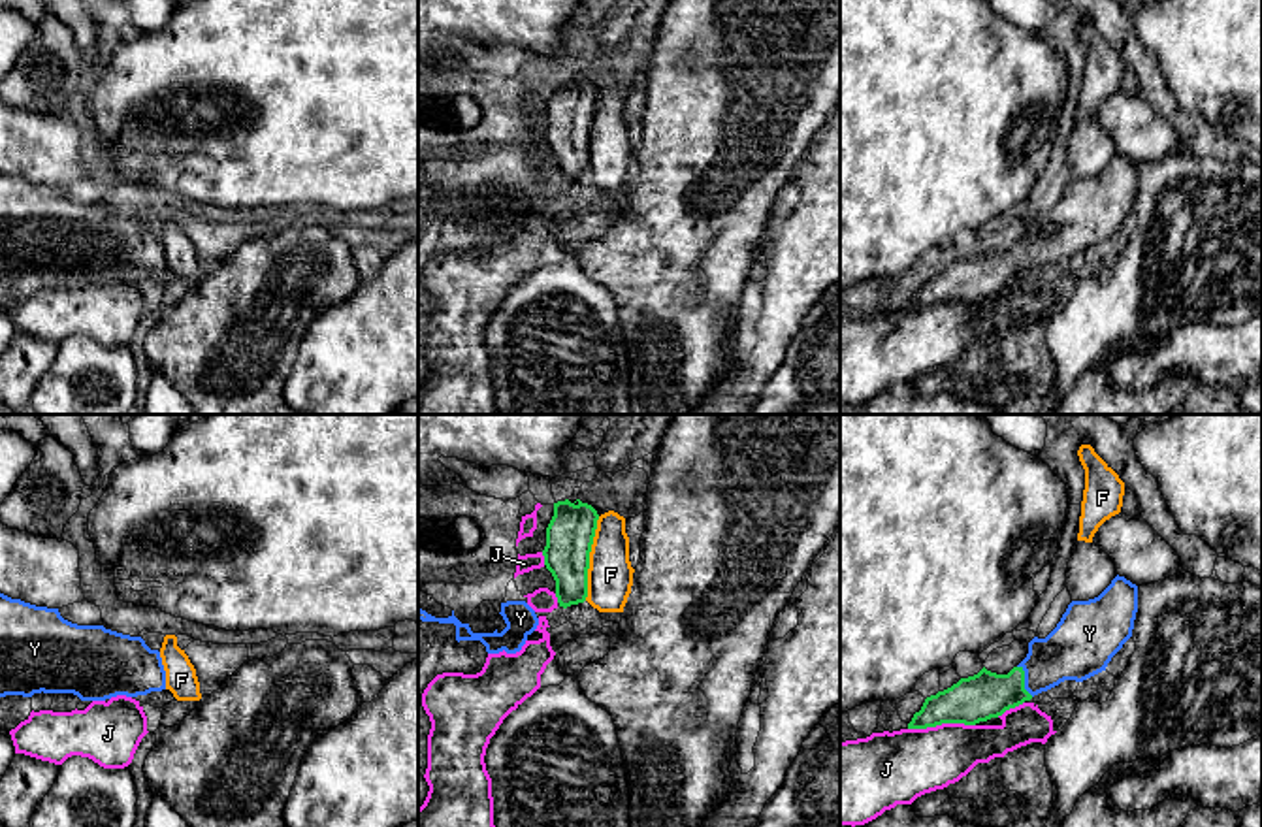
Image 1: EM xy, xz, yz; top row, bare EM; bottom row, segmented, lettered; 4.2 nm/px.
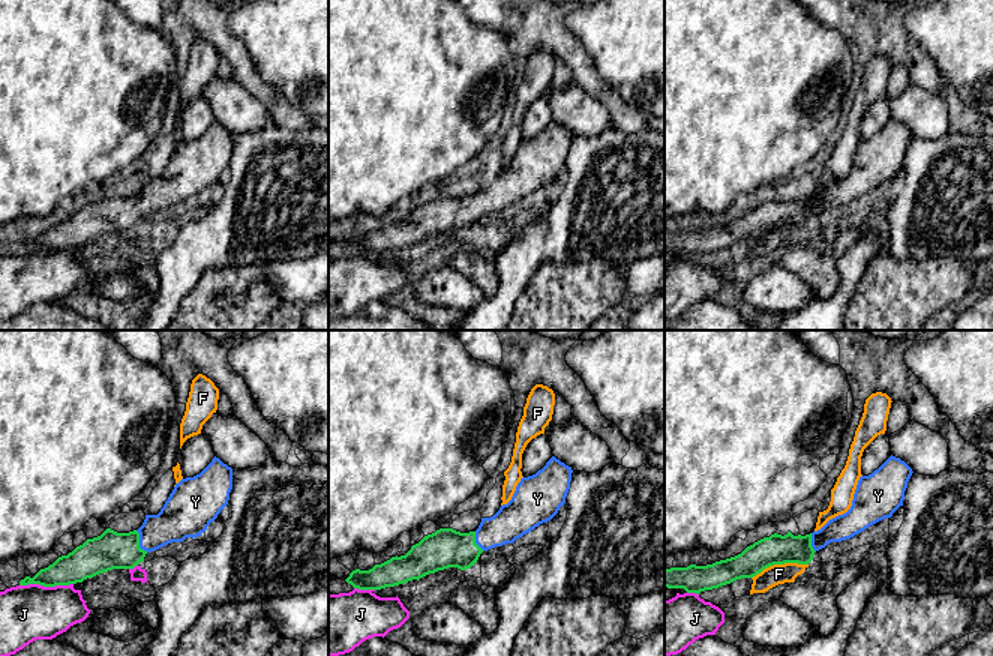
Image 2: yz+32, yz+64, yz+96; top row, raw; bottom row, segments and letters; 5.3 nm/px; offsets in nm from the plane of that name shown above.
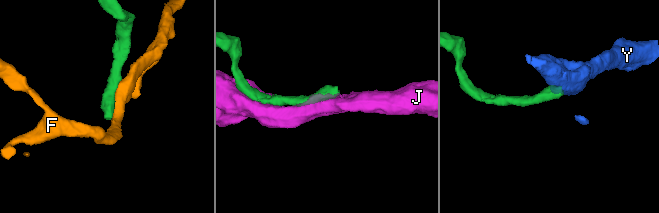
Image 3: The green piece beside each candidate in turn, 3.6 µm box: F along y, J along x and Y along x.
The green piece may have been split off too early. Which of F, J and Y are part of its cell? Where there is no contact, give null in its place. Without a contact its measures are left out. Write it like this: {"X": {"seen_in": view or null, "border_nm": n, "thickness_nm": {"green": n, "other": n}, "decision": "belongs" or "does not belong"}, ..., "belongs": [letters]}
{"F": {"seen_in": "xz", "border_nm": 360, "thickness_nm": {"green": 200, "other": 190}, "decision": "does not belong"}, "J": {"seen_in": "yz", "border_nm": 280, "thickness_nm": {"green": 200, "other": 300}, "decision": "does not belong"}, "Y": {"seen_in": "yz", "border_nm": 150, "thickness_nm": {"green": 200, "other": 240}, "decision": "belongs"}, "belongs": ["Y"]}

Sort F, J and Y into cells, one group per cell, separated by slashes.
F / J / Y

